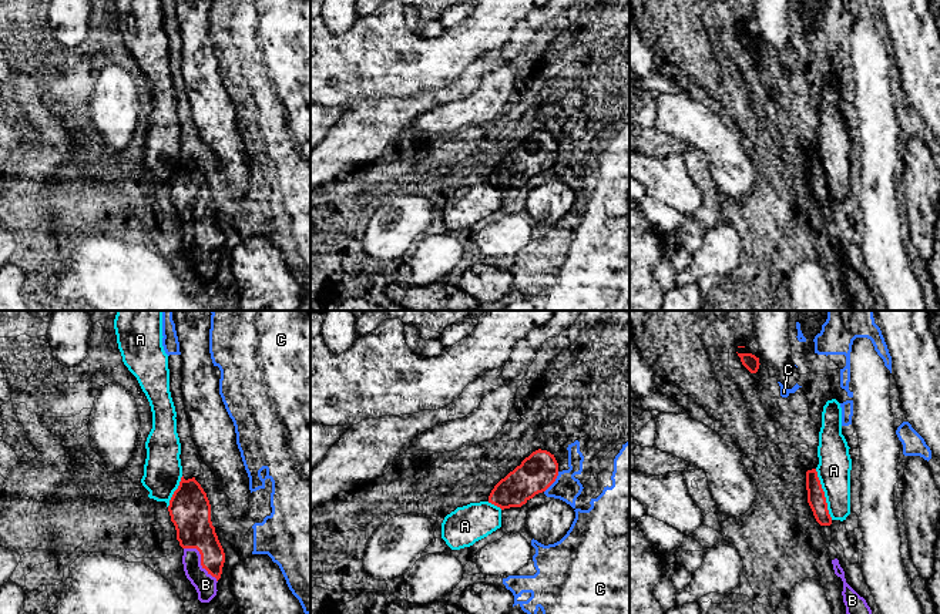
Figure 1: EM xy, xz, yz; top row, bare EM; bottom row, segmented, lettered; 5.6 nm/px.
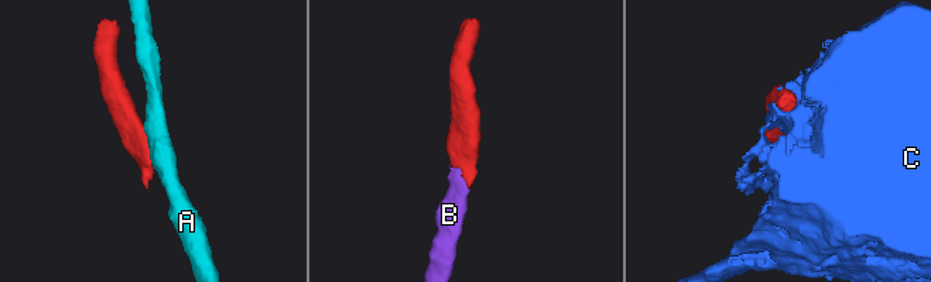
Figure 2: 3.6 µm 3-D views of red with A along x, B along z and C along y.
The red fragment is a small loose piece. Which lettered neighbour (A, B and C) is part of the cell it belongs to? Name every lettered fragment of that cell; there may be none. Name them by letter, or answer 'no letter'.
B

